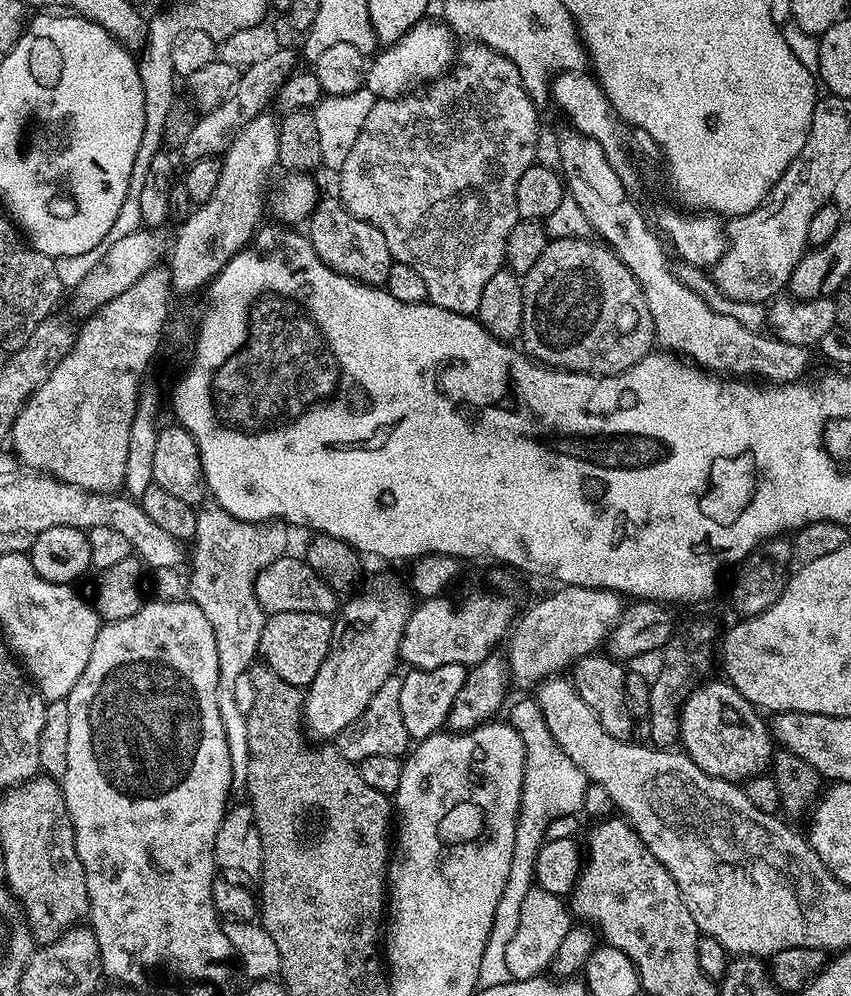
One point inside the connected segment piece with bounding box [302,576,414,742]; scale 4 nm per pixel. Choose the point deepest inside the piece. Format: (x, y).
(365, 648)

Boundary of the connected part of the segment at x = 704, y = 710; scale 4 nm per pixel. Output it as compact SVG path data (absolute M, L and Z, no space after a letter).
M720 680L693 687L683 700L679 708L679 743L688 757L706 774L723 780L743 782L751 776L769 771L774 737L766 720L763 720L765 717L753 704L742 698L742 694L738 694L732 684Z

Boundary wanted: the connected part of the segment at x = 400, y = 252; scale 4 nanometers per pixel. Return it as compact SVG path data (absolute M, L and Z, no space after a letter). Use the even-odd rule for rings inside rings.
M468 42L463 46L465 54L472 57L458 61L449 76L441 75L439 80L394 100L375 101L338 171L338 199L354 218L362 218L382 230L393 261L405 263L422 278L431 303L470 316L478 310L478 302L482 302L486 282L505 267L506 238L510 238L510 230L520 219L514 194L518 178L536 163L540 136L536 125L541 121L536 113L538 105L524 89L518 66L510 58L484 44ZM528 120L537 124L524 132Z

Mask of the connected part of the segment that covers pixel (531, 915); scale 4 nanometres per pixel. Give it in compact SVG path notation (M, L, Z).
M533 886L522 898L522 908L518 914L518 930L514 930L514 938L506 946L506 966L510 966L510 974L514 980L527 980L530 976L539 976L551 965L554 954L558 954L558 946L562 938L566 938L569 928L573 927L570 908L561 897L550 894L546 890Z

